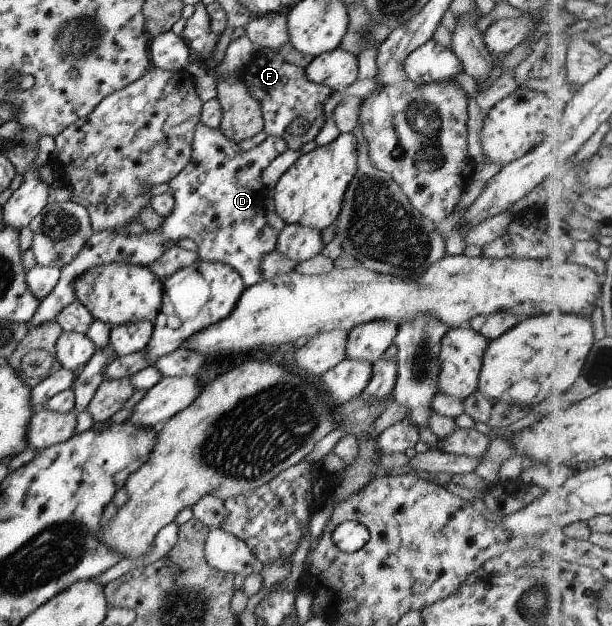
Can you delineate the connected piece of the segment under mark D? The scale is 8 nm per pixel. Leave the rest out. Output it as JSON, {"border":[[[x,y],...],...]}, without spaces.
{"border":[[[198,122],[191,141],[189,162],[167,183],[174,198],[170,215],[163,218],[154,232],[144,231],[140,236],[124,231],[94,232],[76,257],[61,267],[56,285],[39,301],[34,315],[26,323],[27,329],[51,322],[61,309],[75,300],[71,285],[83,271],[112,262],[149,266],[165,249],[185,237],[196,244],[198,259],[225,263],[237,271],[244,288],[258,283],[262,256],[275,249],[278,235],[264,218],[263,203],[267,189],[261,182],[261,171],[286,149],[283,139],[266,136],[256,147],[242,151],[236,142],[226,139],[220,130],[207,128]]]}

